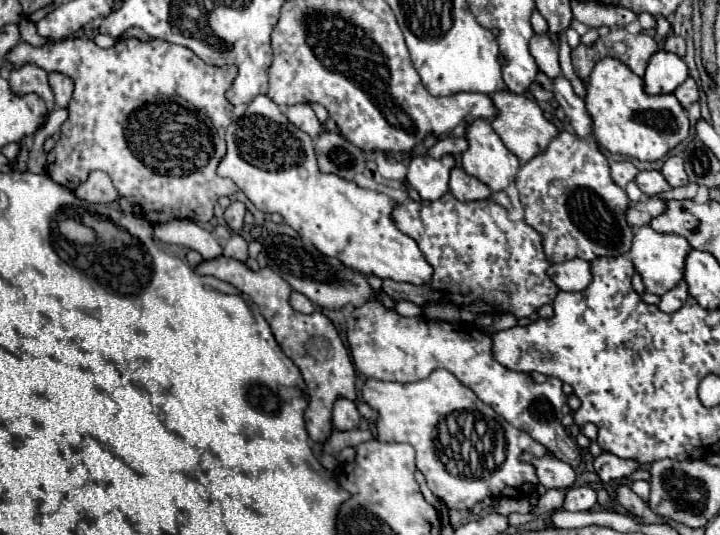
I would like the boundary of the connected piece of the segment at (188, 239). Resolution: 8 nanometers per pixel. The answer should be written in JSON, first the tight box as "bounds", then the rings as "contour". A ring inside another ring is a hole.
{"bounds":[153,220,223,260],"contour":[[[171,220],[169,224],[159,224],[153,230],[153,238],[197,250],[203,260],[213,260],[223,254],[223,248],[215,240],[215,236],[191,220]]]}

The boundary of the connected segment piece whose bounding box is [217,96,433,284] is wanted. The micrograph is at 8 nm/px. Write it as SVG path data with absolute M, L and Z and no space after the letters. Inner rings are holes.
M257 96L245 110L243 116L235 118L227 132L227 154L221 160L217 174L231 178L239 190L253 202L253 206L265 214L281 214L285 224L289 224L301 238L307 238L321 254L329 258L341 260L345 266L369 276L375 274L379 278L391 278L395 282L411 282L425 284L431 280L433 268L423 258L415 240L397 230L391 220L391 210L397 206L387 194L363 190L355 182L347 182L335 174L323 174L317 168L313 140L293 126L281 108L269 100L267 96Z

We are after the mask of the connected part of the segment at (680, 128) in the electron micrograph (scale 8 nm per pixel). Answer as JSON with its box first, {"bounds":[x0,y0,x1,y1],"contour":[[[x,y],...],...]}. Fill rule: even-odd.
{"bounds":[585,58,689,162],"contour":[[[603,58],[595,64],[587,80],[585,104],[593,118],[597,142],[611,154],[655,162],[689,136],[689,118],[677,98],[673,94],[647,94],[643,80],[615,58]]]}

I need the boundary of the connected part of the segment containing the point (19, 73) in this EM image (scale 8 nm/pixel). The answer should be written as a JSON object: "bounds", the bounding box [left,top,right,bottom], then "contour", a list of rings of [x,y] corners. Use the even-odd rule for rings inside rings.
{"bounds":[9,64,53,116],"contour":[[[25,64],[25,66],[11,72],[9,86],[11,86],[11,92],[17,94],[17,96],[25,96],[25,94],[41,96],[47,104],[47,116],[51,114],[51,110],[53,110],[53,92],[49,88],[45,70],[33,66],[33,64]]]}

